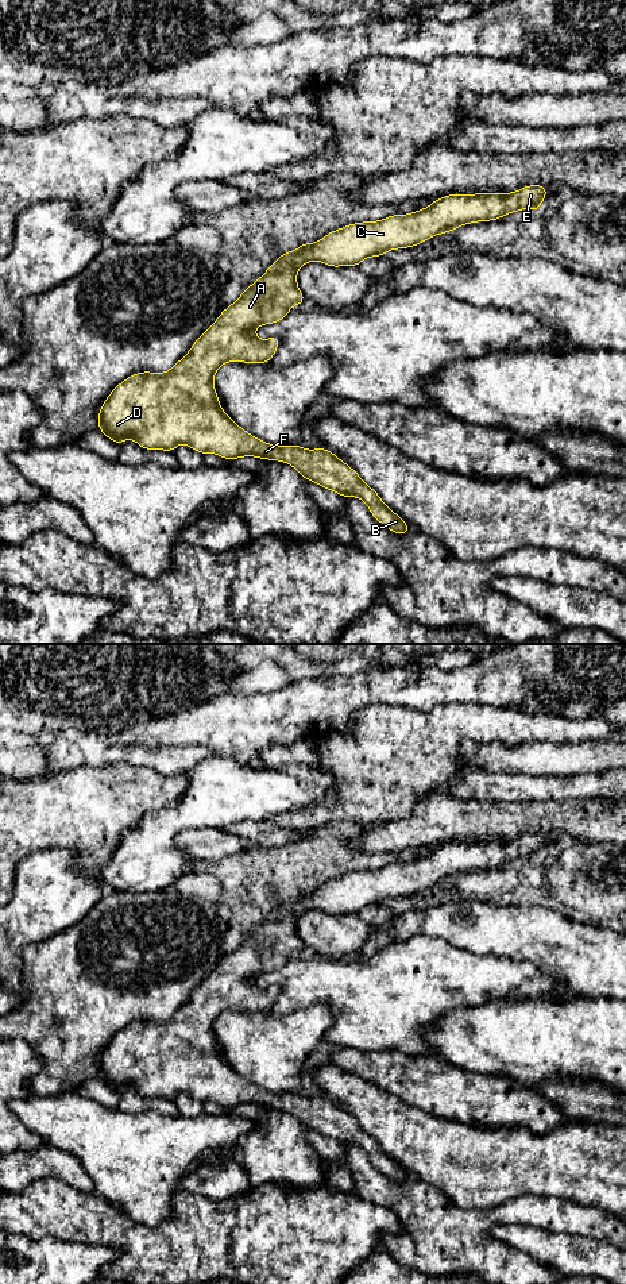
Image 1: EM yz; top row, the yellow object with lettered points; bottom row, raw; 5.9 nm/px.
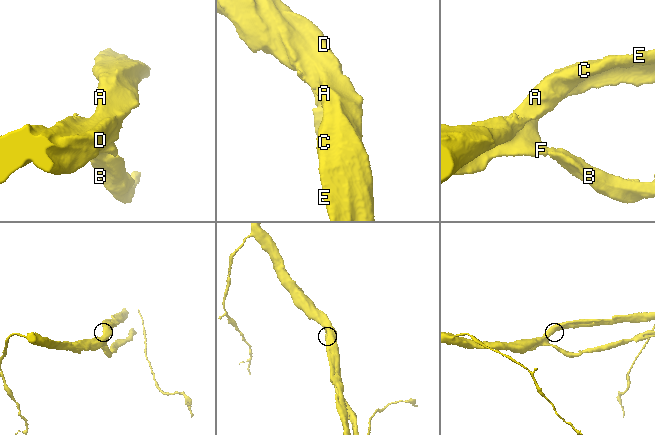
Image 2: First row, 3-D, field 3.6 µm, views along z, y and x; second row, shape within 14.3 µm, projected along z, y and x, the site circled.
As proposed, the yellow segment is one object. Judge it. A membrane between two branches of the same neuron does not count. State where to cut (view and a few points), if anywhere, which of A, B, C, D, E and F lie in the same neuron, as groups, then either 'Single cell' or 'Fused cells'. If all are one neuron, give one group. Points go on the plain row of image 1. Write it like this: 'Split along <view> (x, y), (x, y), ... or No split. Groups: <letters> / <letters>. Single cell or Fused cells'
No split. Groups: A B C D E F. Single cell

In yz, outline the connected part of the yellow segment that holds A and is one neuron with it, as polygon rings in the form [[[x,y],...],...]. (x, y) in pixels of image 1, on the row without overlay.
[[[528,833],[513,841],[453,841],[434,848],[428,856],[409,863],[391,863],[379,870],[353,871],[328,880],[316,891],[302,891],[295,899],[278,905],[267,919],[241,944],[225,956],[217,968],[192,992],[190,999],[166,1021],[135,1021],[115,1034],[98,1057],[98,1077],[117,1094],[134,1087],[140,1096],[165,1098],[173,1102],[178,1092],[188,1092],[201,1103],[213,1100],[223,1107],[235,1108],[241,1104],[282,1108],[293,1114],[302,1126],[337,1141],[340,1145],[363,1148],[371,1162],[387,1177],[402,1184],[411,1176],[391,1157],[379,1142],[366,1133],[360,1123],[324,1095],[306,1098],[300,1092],[282,1095],[266,1091],[239,1075],[220,1054],[213,1025],[225,1010],[268,1011],[281,987],[271,984],[262,988],[254,978],[263,972],[281,969],[291,955],[306,951],[297,933],[298,917],[312,909],[331,915],[359,914],[368,905],[382,905],[390,898],[410,897],[428,887],[448,882],[460,874],[476,870],[499,868],[502,864],[525,856],[540,859],[541,849],[548,844],[545,833]]]

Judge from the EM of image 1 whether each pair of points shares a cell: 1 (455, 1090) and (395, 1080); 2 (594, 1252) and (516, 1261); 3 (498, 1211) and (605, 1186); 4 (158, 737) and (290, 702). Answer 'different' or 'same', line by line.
1: same
2: different
3: different
4: same

